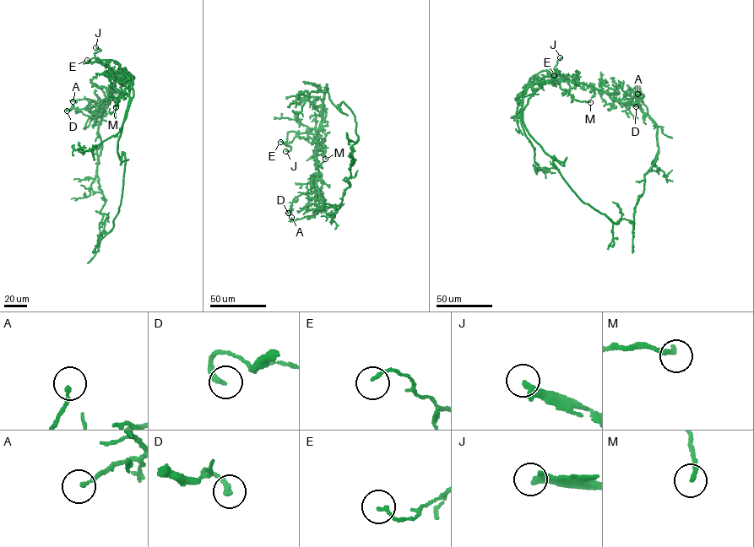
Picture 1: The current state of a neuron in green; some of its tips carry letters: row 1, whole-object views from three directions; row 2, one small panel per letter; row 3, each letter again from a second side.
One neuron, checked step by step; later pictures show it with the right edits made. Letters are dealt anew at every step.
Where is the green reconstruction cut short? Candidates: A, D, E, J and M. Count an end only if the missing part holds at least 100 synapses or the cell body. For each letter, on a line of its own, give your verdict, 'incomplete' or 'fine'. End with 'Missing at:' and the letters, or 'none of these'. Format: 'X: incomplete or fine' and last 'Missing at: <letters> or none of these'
A: fine
D: fine
E: fine
J: incomplete
M: fine
Missing at: J

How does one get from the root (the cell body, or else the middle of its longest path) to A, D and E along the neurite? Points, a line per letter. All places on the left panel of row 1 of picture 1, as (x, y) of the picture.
A: (127, 83), (127, 77), (119, 77), (112, 85), (101, 112), (99, 111), (100, 105), (89, 99), (73, 101)
D: (127, 83), (127, 77), (119, 77), (105, 100), (89, 110), (73, 108), (67, 111)
E: (127, 83), (127, 77), (118, 78), (116, 73), (99, 59), (87, 60)

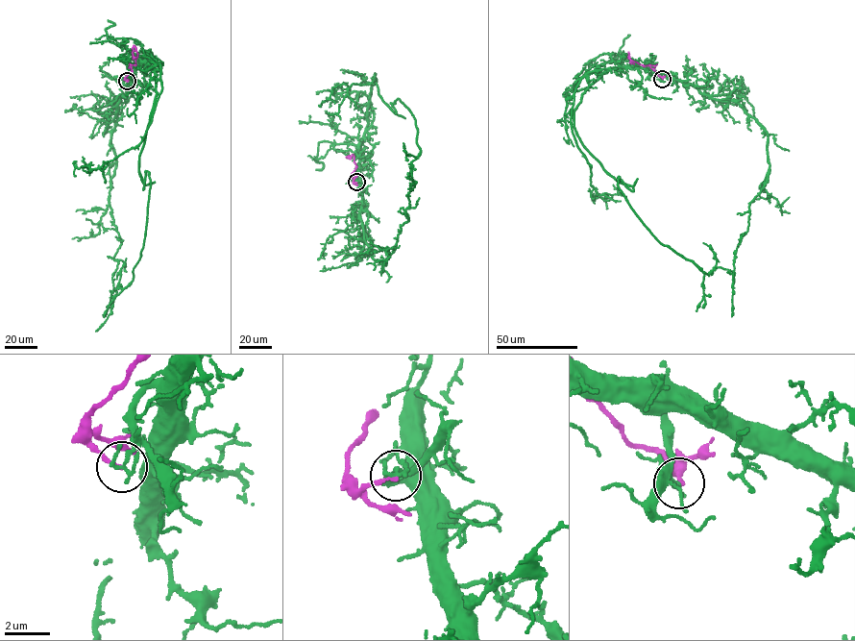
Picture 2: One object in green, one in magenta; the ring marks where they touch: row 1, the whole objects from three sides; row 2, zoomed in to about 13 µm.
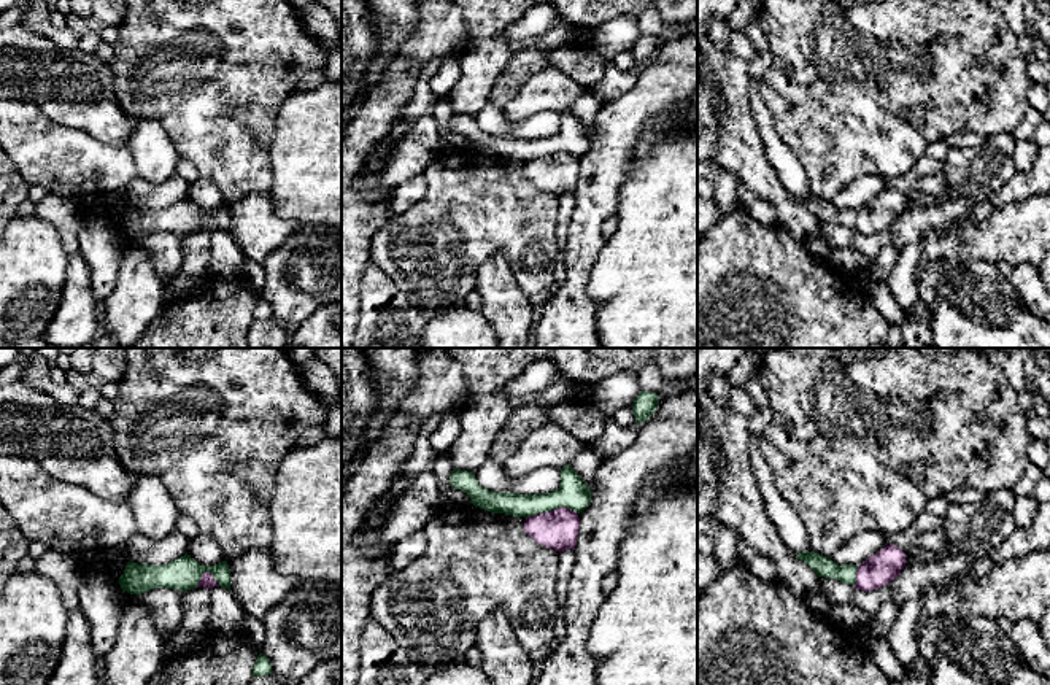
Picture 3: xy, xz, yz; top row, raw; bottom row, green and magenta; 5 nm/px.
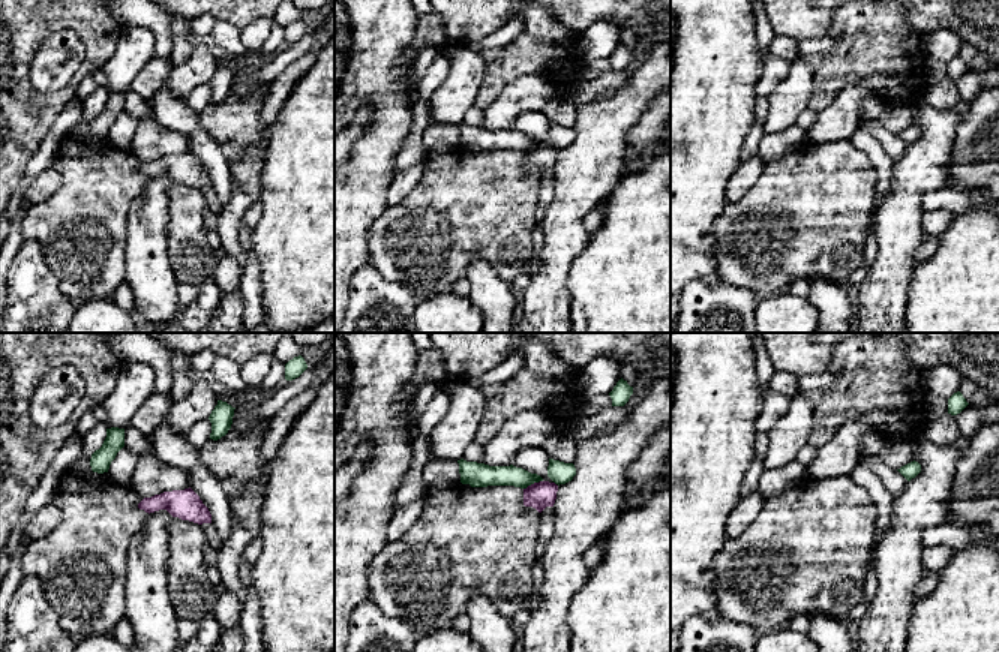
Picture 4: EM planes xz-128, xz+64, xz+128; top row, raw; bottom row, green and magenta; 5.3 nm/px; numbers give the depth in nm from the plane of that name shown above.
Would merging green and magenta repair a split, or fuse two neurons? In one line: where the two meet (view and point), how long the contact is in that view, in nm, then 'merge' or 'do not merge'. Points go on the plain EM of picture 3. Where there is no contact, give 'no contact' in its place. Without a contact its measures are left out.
contact xz (552, 153); length 260 nm; do not merge

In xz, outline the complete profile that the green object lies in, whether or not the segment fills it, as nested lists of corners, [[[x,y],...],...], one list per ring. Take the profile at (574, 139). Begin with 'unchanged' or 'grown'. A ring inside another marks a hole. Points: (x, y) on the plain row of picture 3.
unchanged | [[[570,108],[561,113],[561,130],[556,135],[545,138],[494,137],[483,132],[475,122],[475,118],[459,113],[451,114],[450,129],[464,135],[475,151],[491,157],[524,162],[546,157],[559,151],[580,157],[591,146],[589,130],[575,118]]]

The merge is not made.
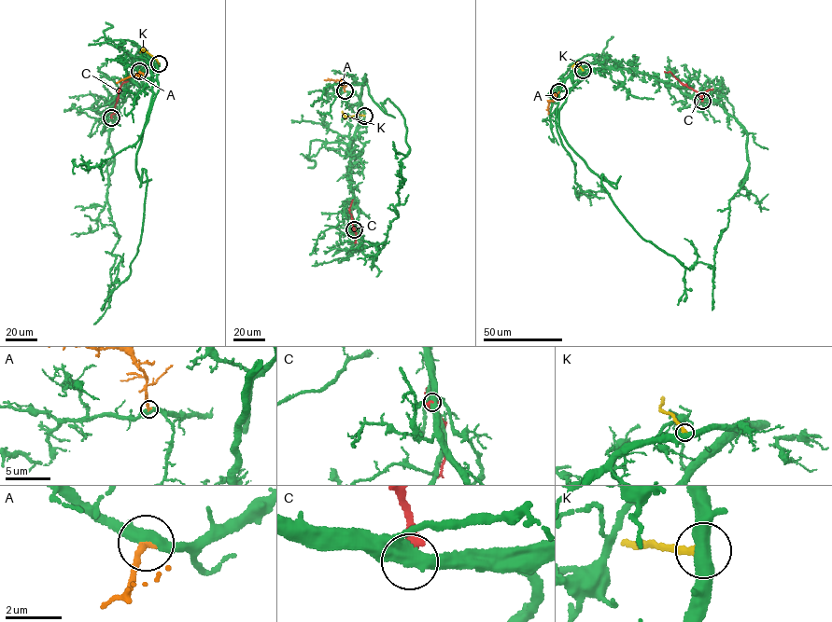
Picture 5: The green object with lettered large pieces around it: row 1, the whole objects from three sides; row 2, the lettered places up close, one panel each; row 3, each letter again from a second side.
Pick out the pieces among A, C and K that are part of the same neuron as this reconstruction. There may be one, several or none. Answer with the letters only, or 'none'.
A

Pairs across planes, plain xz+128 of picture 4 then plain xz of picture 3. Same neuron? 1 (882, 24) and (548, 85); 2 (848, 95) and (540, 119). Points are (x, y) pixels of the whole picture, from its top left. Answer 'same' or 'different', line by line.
1: different
2: different

